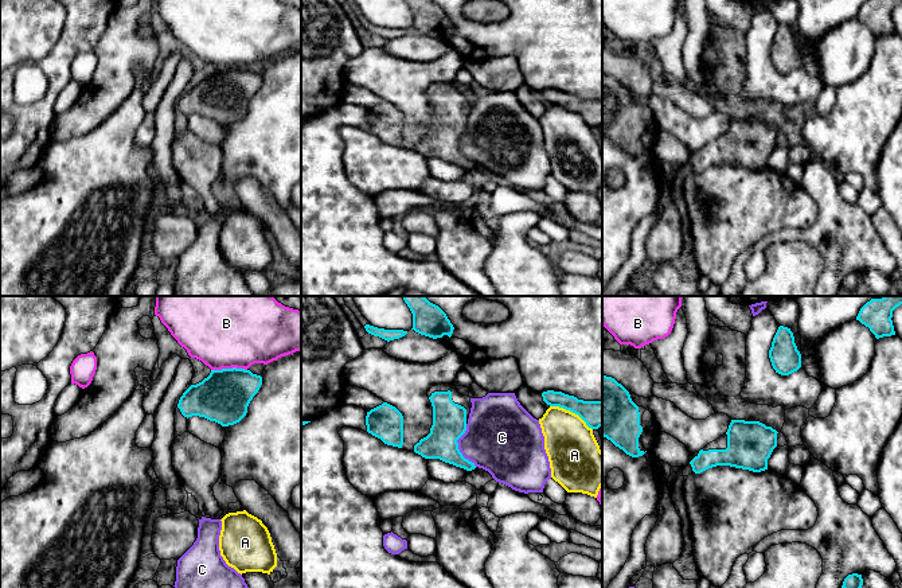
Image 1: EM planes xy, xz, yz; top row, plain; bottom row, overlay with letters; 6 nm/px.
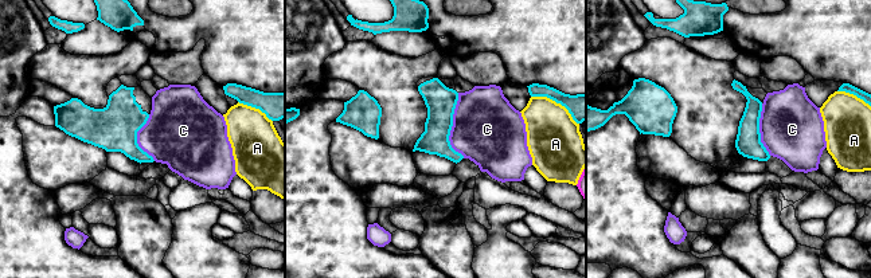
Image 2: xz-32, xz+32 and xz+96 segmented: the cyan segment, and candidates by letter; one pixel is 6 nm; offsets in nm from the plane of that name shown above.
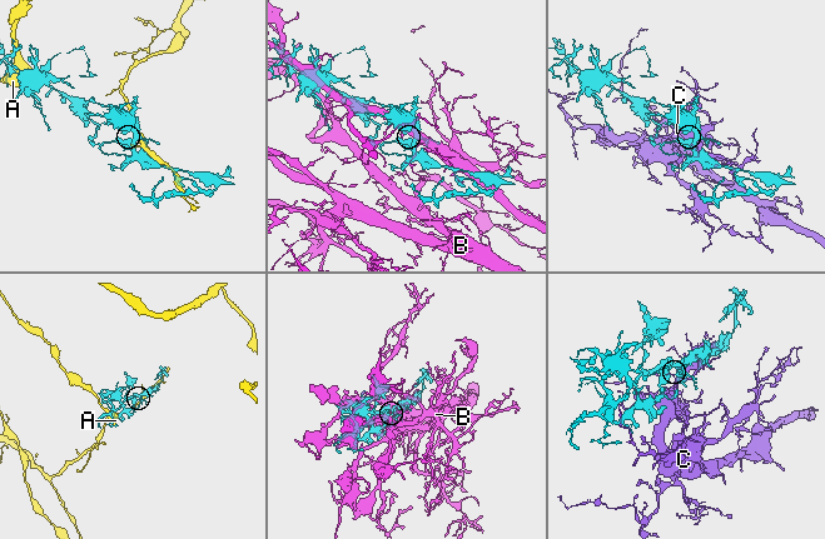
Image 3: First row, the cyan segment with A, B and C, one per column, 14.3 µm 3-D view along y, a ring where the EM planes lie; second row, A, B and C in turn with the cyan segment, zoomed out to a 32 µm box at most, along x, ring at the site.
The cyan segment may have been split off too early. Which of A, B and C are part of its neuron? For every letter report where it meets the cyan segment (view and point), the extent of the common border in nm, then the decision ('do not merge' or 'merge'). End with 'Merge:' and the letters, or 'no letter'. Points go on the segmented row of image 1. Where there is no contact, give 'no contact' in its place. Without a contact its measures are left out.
A: xz (571, 411) | 300 nm | do not merge
B: xy (229, 369) | 220 nm | do not merge
C: xz (457, 447) | 260 nm | do not merge
Merge: no letter

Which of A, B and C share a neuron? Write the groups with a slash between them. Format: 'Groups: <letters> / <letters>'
Groups: A / B / C

